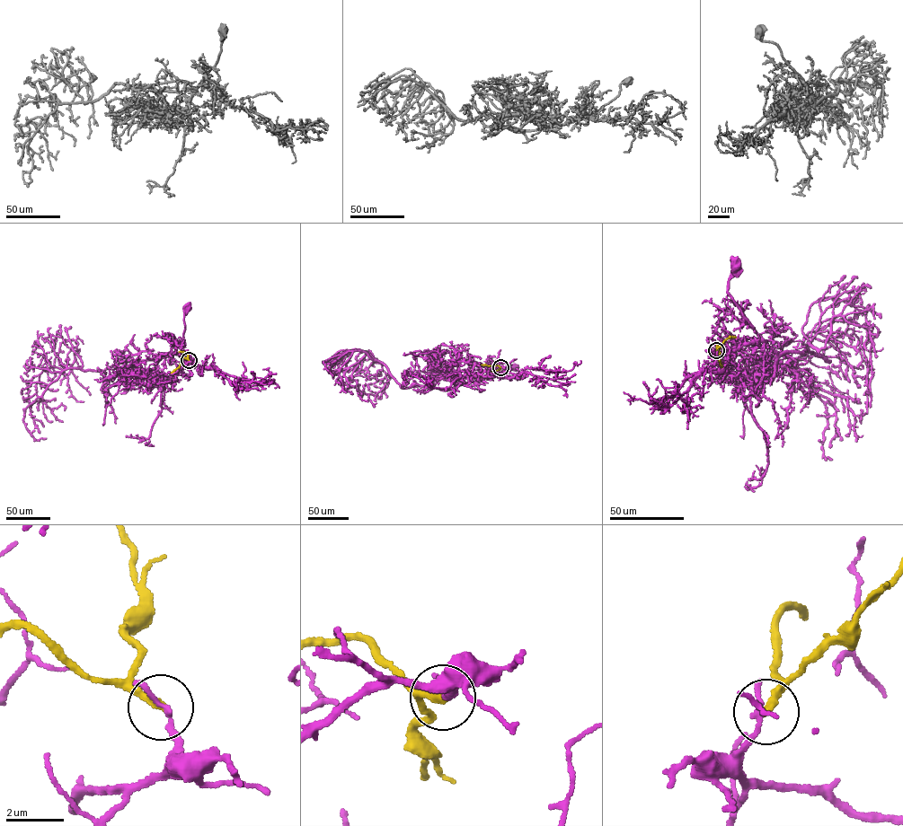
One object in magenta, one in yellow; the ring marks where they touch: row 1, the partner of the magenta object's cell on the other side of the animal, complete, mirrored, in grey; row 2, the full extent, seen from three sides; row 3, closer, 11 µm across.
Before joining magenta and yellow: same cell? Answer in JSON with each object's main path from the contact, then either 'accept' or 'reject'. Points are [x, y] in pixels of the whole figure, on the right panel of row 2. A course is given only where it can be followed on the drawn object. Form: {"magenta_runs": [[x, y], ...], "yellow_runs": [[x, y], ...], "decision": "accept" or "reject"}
{"magenta_runs": [[716, 350], [715, 354], [728, 356], [743, 345], [761, 338], [728, 292], [728, 280], [736, 272], [736, 265]], "yellow_runs": [[716, 350], [718, 345], [722, 367]], "decision": "reject"}

